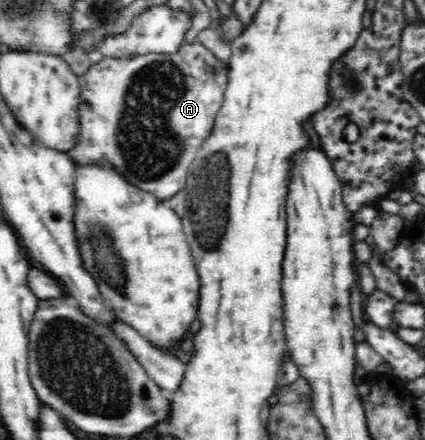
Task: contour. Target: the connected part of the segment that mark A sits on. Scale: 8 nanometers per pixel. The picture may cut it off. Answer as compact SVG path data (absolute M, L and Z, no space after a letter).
M183 38L183 43L173 55L151 52L124 56L123 60L102 56L99 63L91 63L91 68L79 77L80 127L77 128L75 147L68 151L68 155L75 167L107 164L131 185L152 192L159 200L168 201L185 189L191 162L213 131L228 84L228 66L220 63L199 38Z

